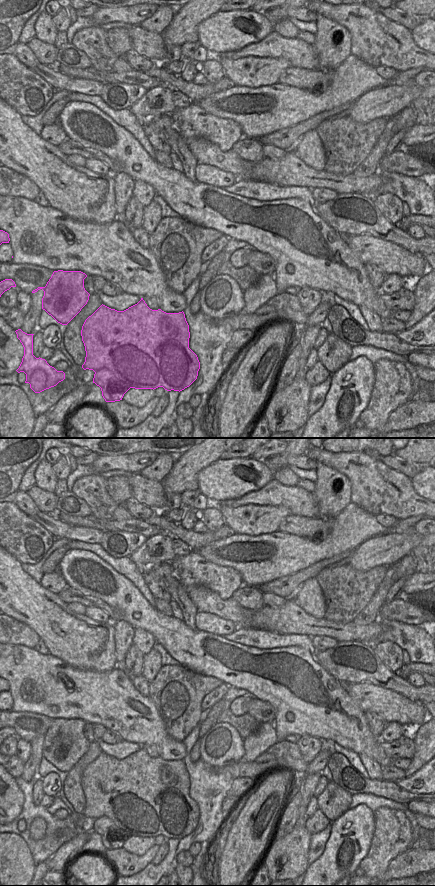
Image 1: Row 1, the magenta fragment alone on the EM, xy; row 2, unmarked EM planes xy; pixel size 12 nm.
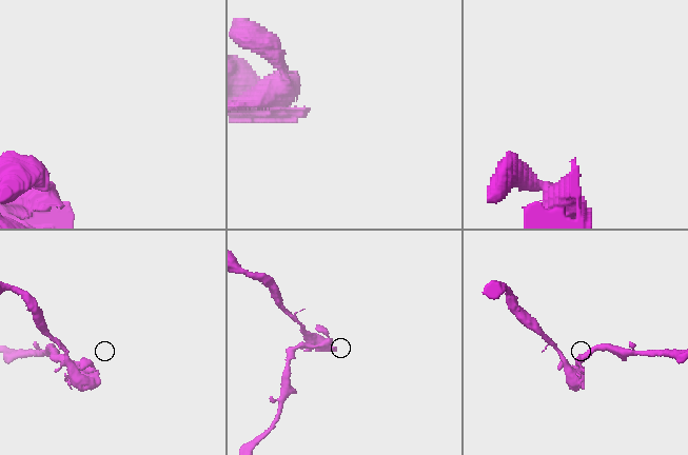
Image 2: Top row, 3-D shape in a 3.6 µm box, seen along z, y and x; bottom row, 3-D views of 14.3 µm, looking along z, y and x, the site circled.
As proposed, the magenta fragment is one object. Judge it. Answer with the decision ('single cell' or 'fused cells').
fused cells

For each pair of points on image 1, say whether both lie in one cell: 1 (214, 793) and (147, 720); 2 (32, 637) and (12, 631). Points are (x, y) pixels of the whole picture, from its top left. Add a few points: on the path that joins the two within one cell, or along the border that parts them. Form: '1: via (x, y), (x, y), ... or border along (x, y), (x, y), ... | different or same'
1: border along (187, 754), (183, 759) | different
2: via (27, 637), (17, 633) | same

